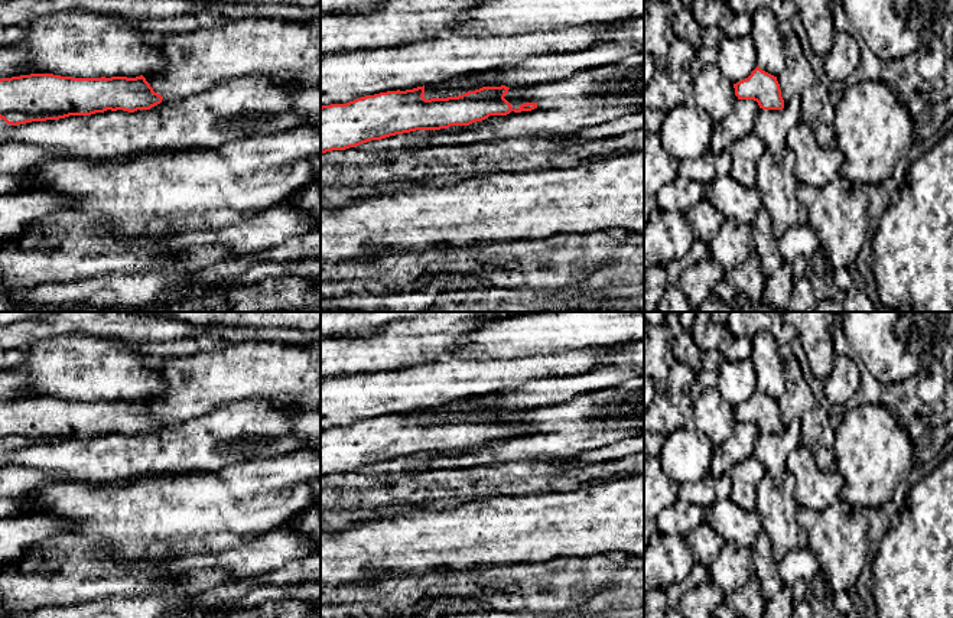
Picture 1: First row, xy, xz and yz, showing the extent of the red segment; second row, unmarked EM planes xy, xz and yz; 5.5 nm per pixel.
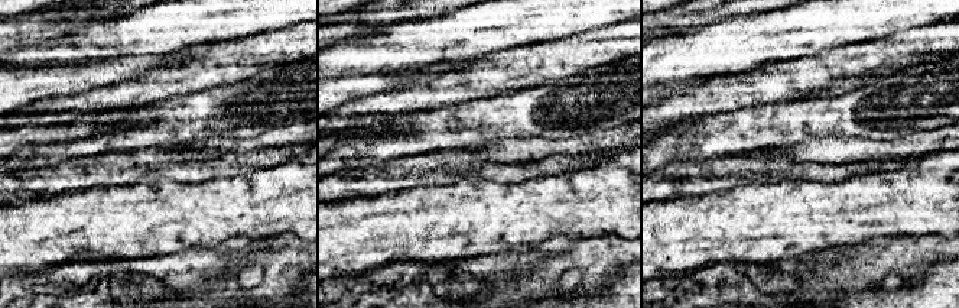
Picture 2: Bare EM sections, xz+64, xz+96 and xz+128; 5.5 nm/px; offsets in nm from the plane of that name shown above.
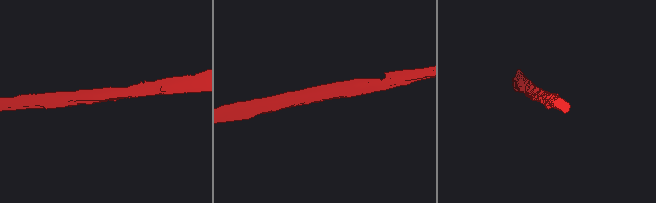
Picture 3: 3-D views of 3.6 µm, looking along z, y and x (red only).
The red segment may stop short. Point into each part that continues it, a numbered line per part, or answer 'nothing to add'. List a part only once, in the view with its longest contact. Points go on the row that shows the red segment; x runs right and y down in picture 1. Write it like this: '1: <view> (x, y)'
nothing to add

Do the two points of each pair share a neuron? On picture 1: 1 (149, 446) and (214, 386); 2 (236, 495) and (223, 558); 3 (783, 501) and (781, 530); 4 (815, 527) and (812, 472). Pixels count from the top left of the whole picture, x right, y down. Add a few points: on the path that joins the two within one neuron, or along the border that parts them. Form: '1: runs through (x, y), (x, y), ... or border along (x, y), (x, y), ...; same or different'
1: border along (211, 410), (184, 420), (163, 422); different
2: border along (254, 537), (224, 550), (201, 552), (191, 556); different
3: runs through (781, 508), (781, 523); same
4: border along (839, 500), (822, 510), (799, 507); different

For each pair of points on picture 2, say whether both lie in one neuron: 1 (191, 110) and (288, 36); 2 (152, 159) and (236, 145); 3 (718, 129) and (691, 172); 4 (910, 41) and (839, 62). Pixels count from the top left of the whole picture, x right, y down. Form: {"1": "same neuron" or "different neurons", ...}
{"1": "different neurons", "2": "different neurons", "3": "different neurons", "4": "same neuron"}

